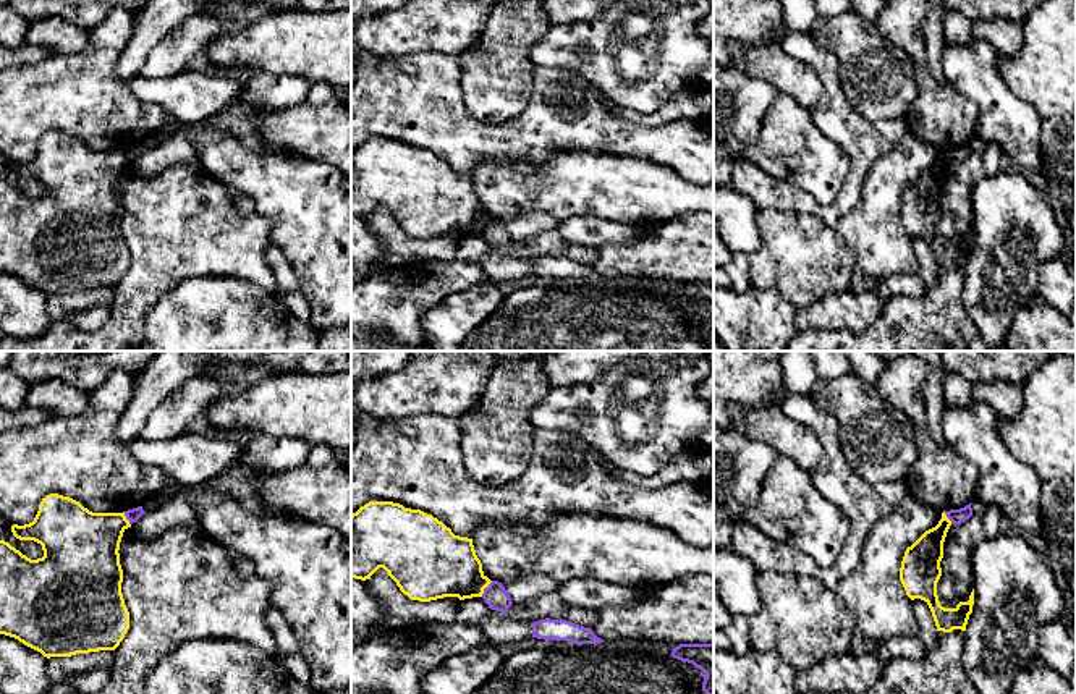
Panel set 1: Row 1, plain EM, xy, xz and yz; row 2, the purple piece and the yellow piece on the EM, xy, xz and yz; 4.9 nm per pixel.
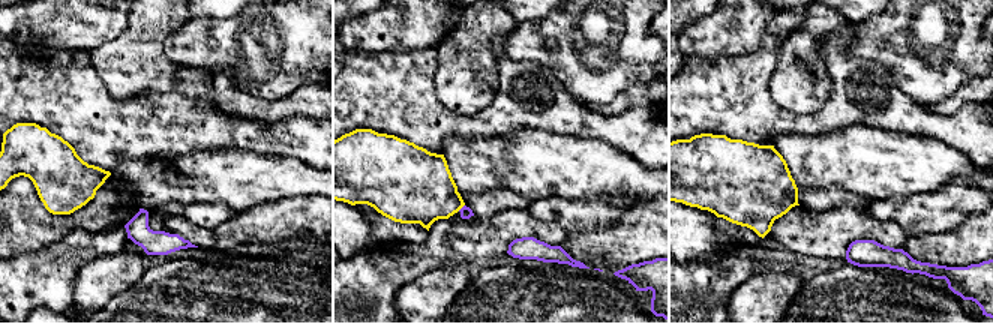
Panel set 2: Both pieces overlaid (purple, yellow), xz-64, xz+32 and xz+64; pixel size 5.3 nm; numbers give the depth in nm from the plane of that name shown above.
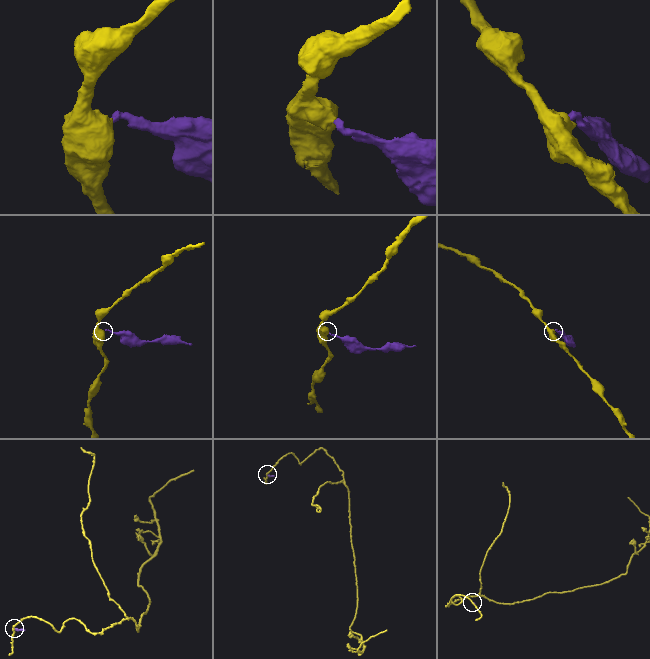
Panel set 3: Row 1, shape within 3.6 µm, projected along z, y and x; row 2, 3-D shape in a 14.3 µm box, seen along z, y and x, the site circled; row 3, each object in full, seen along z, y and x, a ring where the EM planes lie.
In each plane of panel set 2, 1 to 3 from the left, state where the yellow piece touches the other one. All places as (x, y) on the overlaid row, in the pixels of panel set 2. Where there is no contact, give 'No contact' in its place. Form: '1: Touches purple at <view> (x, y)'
1: No contact
2: Touches purple at xz+32 (462, 207)
3: No contact

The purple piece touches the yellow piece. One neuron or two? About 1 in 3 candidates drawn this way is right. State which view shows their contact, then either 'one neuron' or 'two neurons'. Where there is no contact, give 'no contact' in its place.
meets purple in xz; two neurons

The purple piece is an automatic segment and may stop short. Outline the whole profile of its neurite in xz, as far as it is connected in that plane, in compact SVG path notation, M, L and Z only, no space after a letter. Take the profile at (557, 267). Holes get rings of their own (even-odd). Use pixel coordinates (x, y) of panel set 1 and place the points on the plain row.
M545 256L532 260L531 265L532 275L537 277L568 278L574 281L604 280L591 265L579 264L566 257Z

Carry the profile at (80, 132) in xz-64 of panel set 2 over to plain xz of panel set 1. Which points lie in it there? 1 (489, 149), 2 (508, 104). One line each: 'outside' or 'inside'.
1: inside
2: outside

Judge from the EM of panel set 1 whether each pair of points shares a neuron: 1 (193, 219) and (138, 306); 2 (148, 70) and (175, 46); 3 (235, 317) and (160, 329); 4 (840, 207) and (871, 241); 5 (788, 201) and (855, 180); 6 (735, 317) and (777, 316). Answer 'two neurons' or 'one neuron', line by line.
1: one neuron
2: one neuron
3: one neuron
4: two neurons
5: one neuron
6: one neuron

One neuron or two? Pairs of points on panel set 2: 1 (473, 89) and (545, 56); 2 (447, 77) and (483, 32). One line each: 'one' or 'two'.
1: two
2: one

